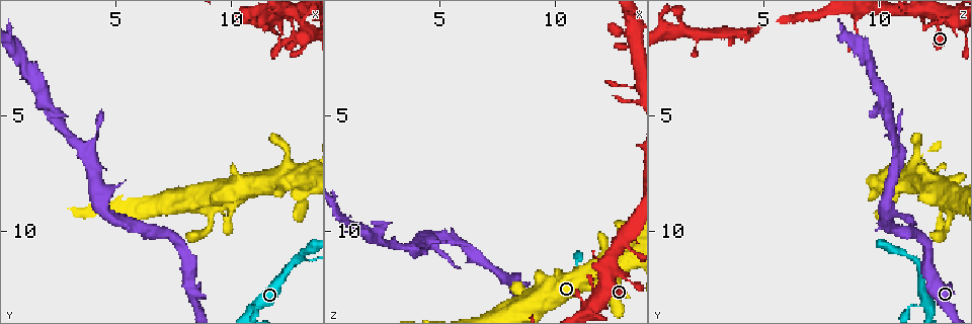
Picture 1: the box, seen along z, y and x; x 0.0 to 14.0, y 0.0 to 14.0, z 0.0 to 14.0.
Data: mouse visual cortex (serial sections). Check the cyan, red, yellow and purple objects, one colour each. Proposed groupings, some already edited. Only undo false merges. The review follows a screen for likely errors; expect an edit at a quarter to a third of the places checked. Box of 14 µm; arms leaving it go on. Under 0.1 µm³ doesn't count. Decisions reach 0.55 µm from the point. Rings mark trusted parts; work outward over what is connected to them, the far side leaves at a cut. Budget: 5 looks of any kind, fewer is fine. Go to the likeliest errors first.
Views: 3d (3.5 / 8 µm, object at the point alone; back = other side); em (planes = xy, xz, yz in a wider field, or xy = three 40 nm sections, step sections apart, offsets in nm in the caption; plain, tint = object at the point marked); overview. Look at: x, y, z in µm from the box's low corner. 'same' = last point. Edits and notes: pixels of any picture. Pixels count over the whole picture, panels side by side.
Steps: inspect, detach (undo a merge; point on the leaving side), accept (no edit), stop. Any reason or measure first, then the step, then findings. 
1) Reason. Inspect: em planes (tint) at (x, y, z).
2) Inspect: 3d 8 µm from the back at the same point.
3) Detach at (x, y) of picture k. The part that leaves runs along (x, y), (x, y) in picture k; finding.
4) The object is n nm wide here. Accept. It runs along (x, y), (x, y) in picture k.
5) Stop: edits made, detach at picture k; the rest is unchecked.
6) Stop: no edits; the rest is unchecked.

Three-way junction. Inspect: 3d 8 µm at (12.8, 11.1, 11.5).

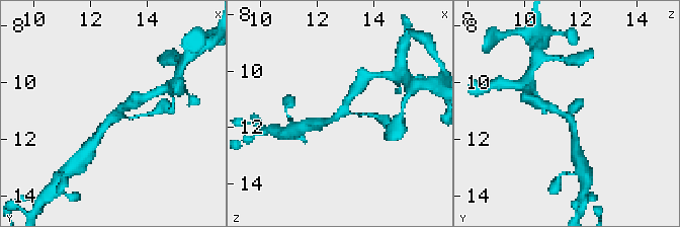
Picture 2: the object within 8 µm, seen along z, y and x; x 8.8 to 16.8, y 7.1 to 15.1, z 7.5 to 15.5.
3 arms meet here; the arms are 150, 250, 300 nm wide. Inspect: em xy step 1 (tint) at (12.8, 11.2, 11.4).

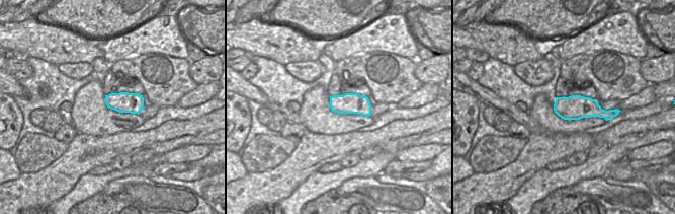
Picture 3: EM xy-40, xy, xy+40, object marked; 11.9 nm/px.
Accept. It runs along (97, 137), (106, 123), (129, 105) in picture 2; continuous, no second cell.

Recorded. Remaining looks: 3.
Calibre changes. Inspect: 3d 3.5 µm at (10.9, 13.2, 11.5).

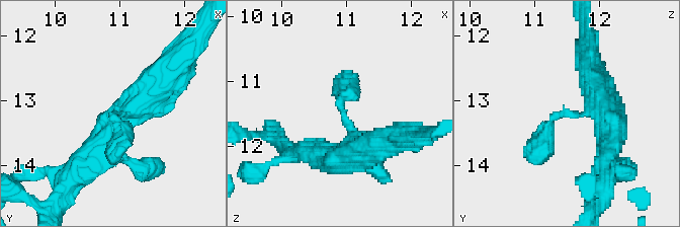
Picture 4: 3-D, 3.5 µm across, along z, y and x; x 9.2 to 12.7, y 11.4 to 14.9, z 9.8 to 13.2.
The arms are 300, 500 nm wide; shape alone is not enough. Inspect: em xy step 5 (tint) at (10.95, 13.25, 11.40).

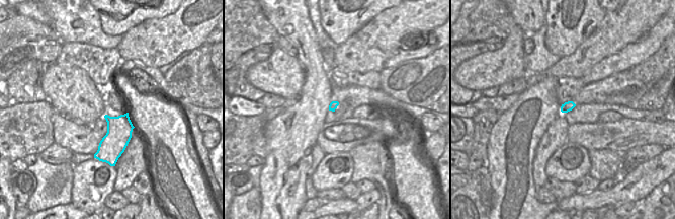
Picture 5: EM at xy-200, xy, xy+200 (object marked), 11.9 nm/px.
Accept. It runs along (595, 83), (602, 108), (556, 115), (530, 161) in picture 4; one cell here.

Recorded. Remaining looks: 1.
Stop: no edits; the rest is unchecked.

